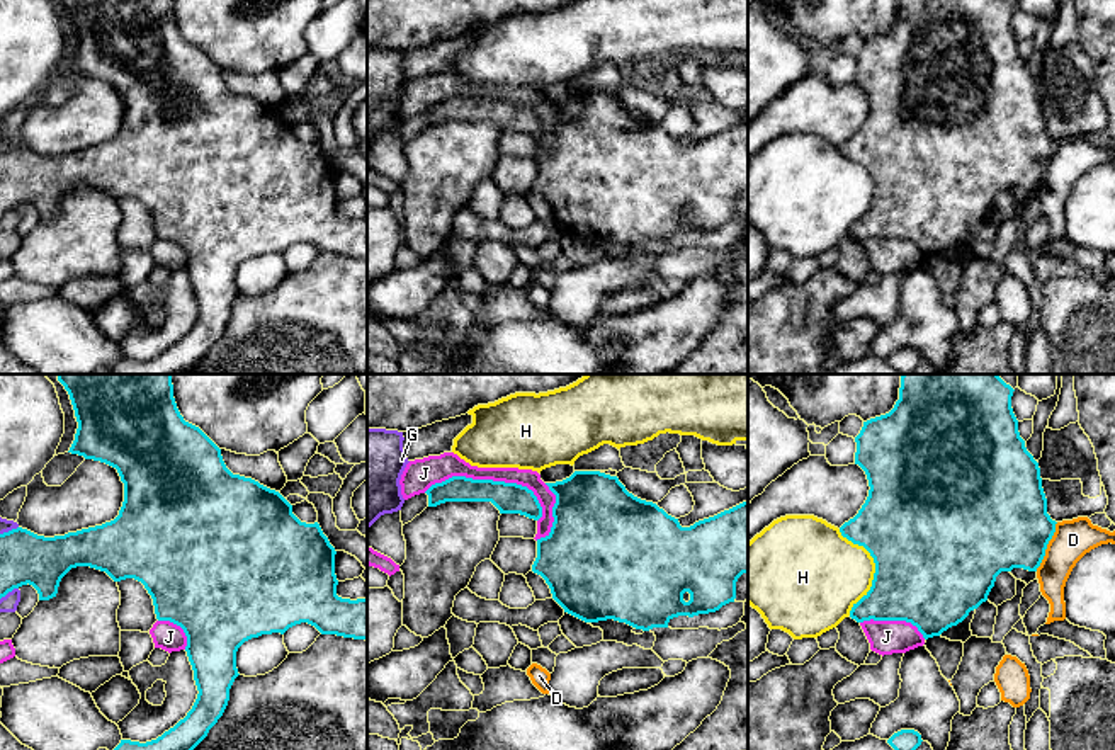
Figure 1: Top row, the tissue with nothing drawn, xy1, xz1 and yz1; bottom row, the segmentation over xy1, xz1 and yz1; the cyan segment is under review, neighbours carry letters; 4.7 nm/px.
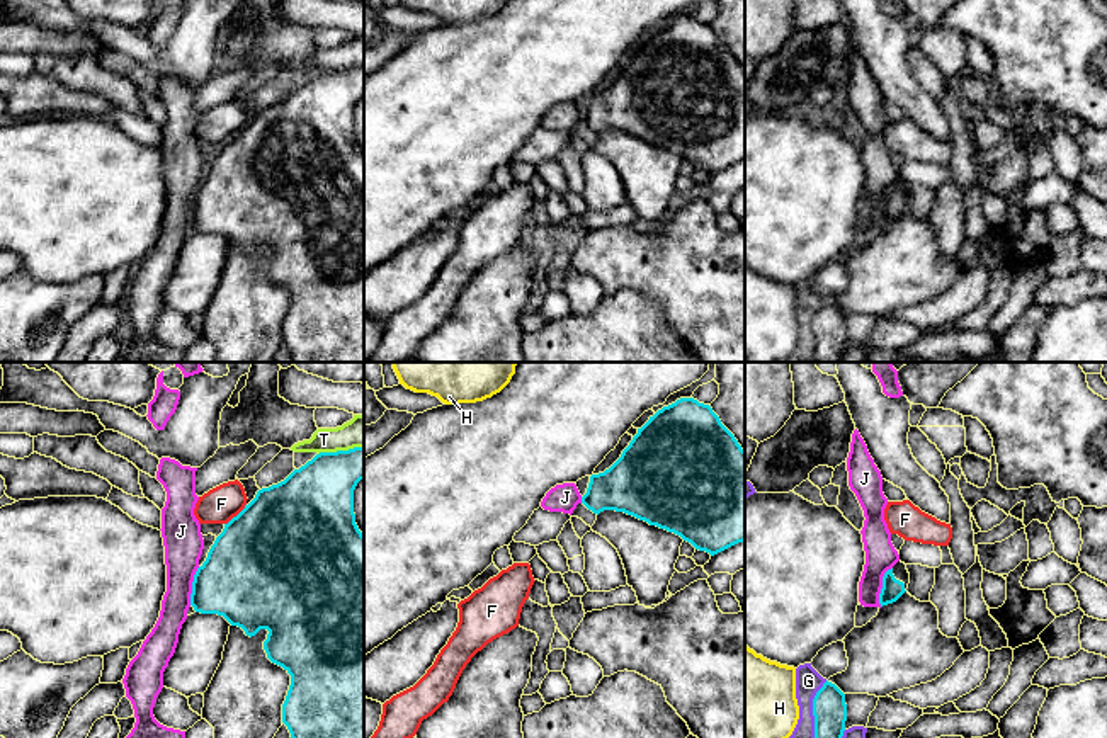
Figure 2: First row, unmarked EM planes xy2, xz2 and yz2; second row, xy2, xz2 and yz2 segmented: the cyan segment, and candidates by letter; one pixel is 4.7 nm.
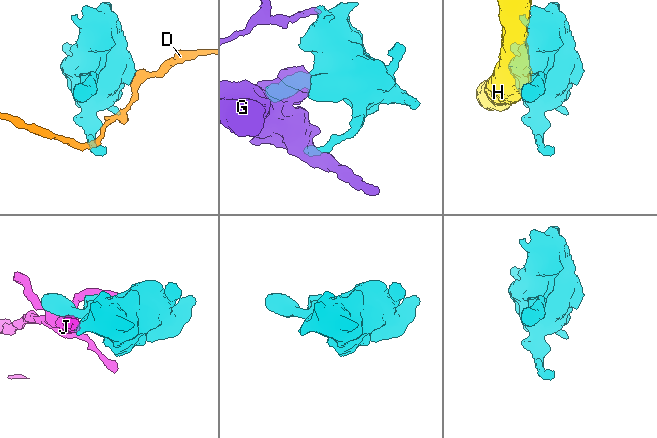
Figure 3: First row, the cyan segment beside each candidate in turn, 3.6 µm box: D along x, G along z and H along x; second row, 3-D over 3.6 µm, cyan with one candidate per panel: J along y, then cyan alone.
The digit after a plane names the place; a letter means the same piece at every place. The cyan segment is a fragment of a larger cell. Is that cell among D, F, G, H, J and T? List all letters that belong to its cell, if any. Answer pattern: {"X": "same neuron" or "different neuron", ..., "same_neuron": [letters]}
{"D": "different neuron", "F": "different neuron", "G": "different neuron", "H": "different neuron", "J": "different neuron", "T": "different neuron", "same_neuron": []}

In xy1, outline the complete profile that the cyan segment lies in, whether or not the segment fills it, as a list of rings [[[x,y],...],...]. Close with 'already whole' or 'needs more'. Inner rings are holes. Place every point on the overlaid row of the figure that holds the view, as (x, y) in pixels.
[[[58,374],[58,381],[70,395],[78,422],[68,452],[116,468],[124,483],[124,502],[114,520],[65,536],[44,537],[22,527],[0,534],[0,599],[29,583],[39,600],[49,600],[56,597],[61,578],[76,566],[105,571],[114,582],[134,578],[151,595],[156,619],[184,629],[199,690],[187,716],[161,736],[146,743],[121,740],[114,750],[194,750],[223,716],[240,675],[236,651],[252,638],[284,634],[308,622],[321,634],[367,641],[367,597],[350,600],[337,595],[337,551],[320,524],[301,522],[279,491],[226,468],[221,449],[180,415],[172,374]]]; already whole

